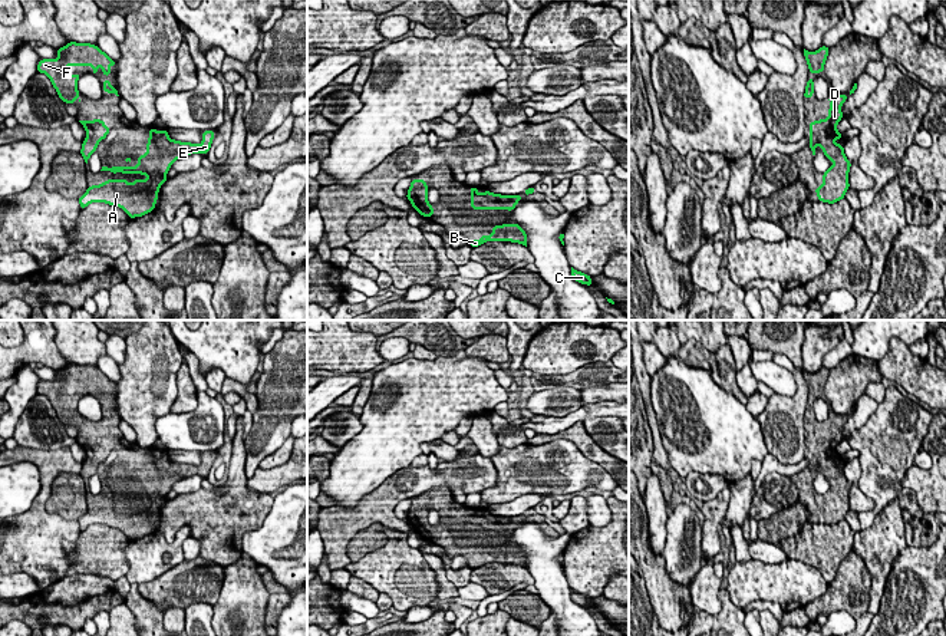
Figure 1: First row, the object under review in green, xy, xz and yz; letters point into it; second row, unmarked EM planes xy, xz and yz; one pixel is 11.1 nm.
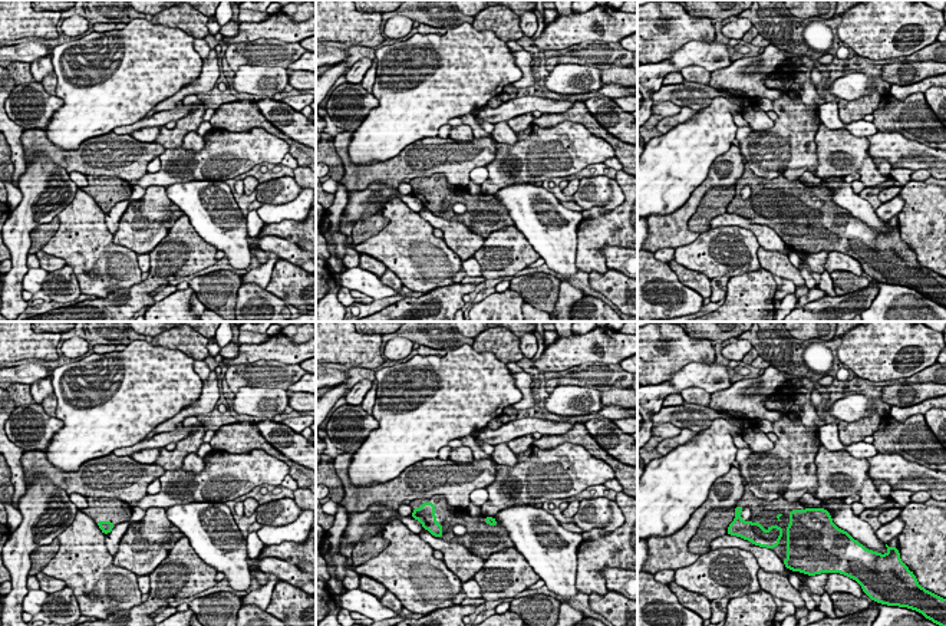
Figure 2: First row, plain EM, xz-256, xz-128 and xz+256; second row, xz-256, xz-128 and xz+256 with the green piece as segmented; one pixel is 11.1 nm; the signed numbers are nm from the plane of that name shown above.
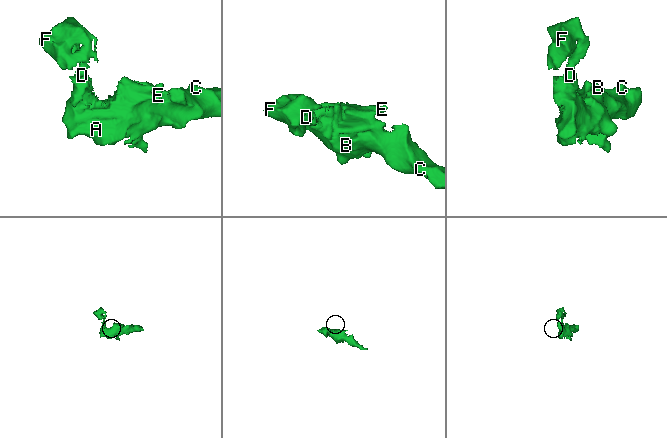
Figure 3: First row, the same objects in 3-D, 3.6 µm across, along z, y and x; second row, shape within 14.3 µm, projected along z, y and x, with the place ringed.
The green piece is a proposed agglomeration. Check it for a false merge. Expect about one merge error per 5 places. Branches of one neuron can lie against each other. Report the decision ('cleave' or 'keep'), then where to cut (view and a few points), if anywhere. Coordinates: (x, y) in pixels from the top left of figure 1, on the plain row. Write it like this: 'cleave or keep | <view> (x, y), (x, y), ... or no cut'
keep | no cut

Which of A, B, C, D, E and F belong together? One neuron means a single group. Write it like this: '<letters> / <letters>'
A B C D E F

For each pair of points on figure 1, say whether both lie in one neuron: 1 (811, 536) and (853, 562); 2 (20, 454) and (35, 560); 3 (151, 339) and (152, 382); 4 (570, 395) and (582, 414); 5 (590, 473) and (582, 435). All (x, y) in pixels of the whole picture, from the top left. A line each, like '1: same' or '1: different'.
1: different
2: same
3: same
4: different
5: different

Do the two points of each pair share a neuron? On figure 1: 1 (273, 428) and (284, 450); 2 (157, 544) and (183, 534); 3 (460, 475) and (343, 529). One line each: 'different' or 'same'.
1: different
2: same
3: same

